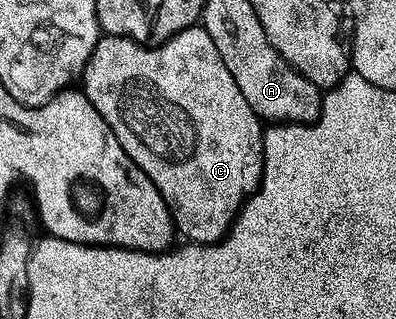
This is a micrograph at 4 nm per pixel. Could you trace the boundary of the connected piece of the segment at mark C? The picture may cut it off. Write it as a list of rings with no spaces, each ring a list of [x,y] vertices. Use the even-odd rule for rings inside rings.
[[[202,24],[190,25],[188,29],[173,34],[168,41],[153,46],[138,45],[137,42],[130,41],[127,37],[100,36],[95,50],[91,53],[91,58],[82,71],[82,81],[81,92],[89,99],[89,103],[93,103],[93,107],[97,107],[101,119],[105,119],[105,123],[113,131],[117,143],[121,143],[125,155],[129,159],[133,159],[133,163],[137,163],[137,167],[141,167],[141,171],[145,171],[145,175],[154,183],[157,191],[161,191],[161,199],[165,199],[167,209],[171,212],[171,219],[175,222],[176,230],[182,236],[184,233],[187,236],[184,238],[188,242],[200,245],[214,245],[216,241],[225,237],[231,227],[233,215],[238,213],[240,205],[259,186],[259,180],[263,174],[263,130],[265,125],[255,114],[253,107],[249,107],[249,99],[245,99],[241,87],[237,87],[229,67],[225,67],[213,39],[209,39],[209,35],[203,30]]]

